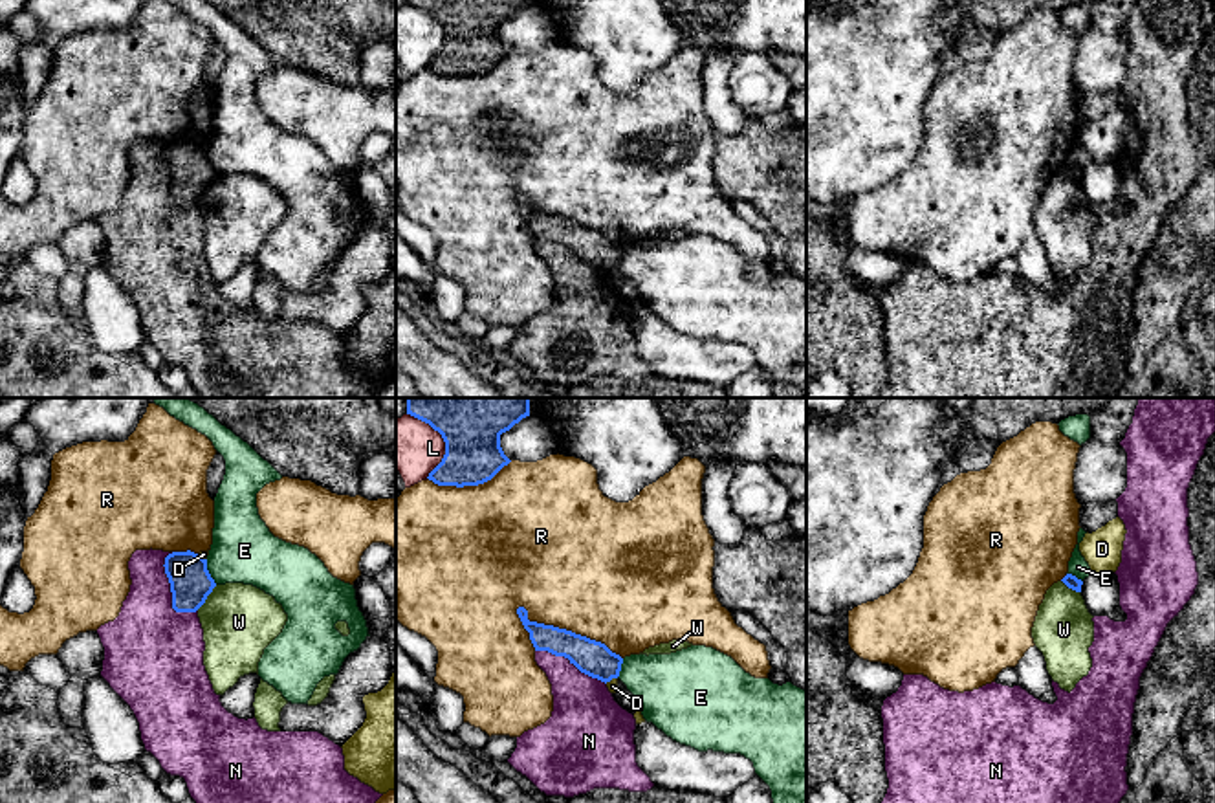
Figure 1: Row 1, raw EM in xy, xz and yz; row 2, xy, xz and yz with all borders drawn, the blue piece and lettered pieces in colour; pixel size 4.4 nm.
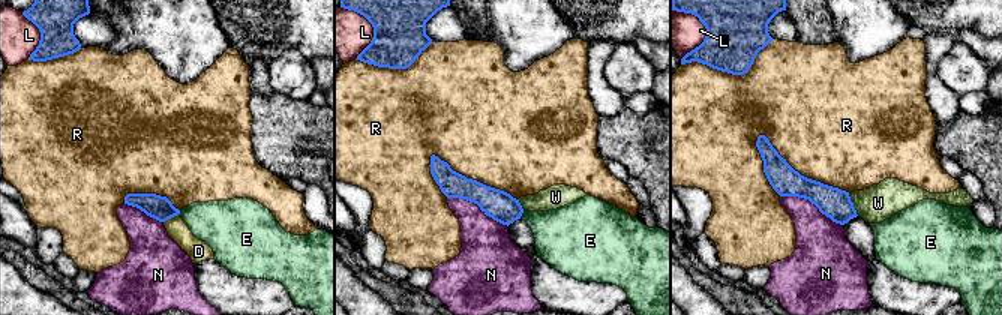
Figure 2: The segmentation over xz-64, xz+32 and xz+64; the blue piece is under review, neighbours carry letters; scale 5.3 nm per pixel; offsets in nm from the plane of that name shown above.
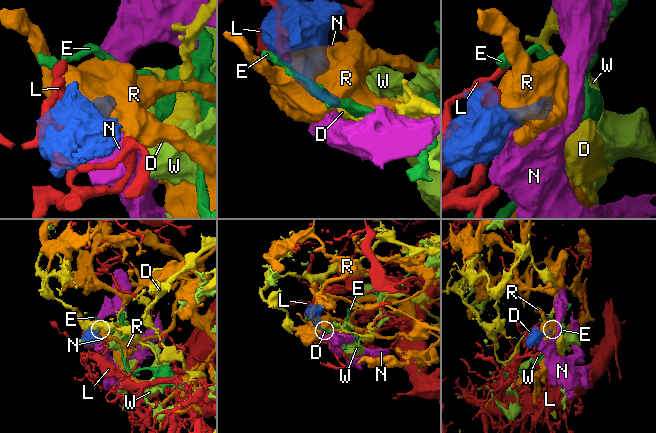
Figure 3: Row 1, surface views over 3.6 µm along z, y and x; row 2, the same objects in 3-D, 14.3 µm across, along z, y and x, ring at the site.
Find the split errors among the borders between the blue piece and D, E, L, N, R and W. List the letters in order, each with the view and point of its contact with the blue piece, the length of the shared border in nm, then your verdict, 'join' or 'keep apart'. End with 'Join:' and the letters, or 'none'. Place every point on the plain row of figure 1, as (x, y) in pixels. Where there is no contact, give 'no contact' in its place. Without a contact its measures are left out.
D: xz (611, 268) | 60 nm | keep apart
E: xy (207, 162) | 120 nm | keep apart
L: xz (444, 30) | 300 nm | keep apart
N: xy (171, 180) | 300 nm | keep apart
R: xz (565, 219) | 500 nm | keep apart
W: xy (206, 187) | 140 nm | keep apart
Join: none

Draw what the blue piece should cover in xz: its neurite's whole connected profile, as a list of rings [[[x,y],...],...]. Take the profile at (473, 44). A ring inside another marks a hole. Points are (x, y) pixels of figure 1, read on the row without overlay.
[[[407,0],[429,13],[445,31],[442,51],[429,62],[438,75],[478,75],[491,70],[511,50],[500,37],[500,24],[530,0]]]

